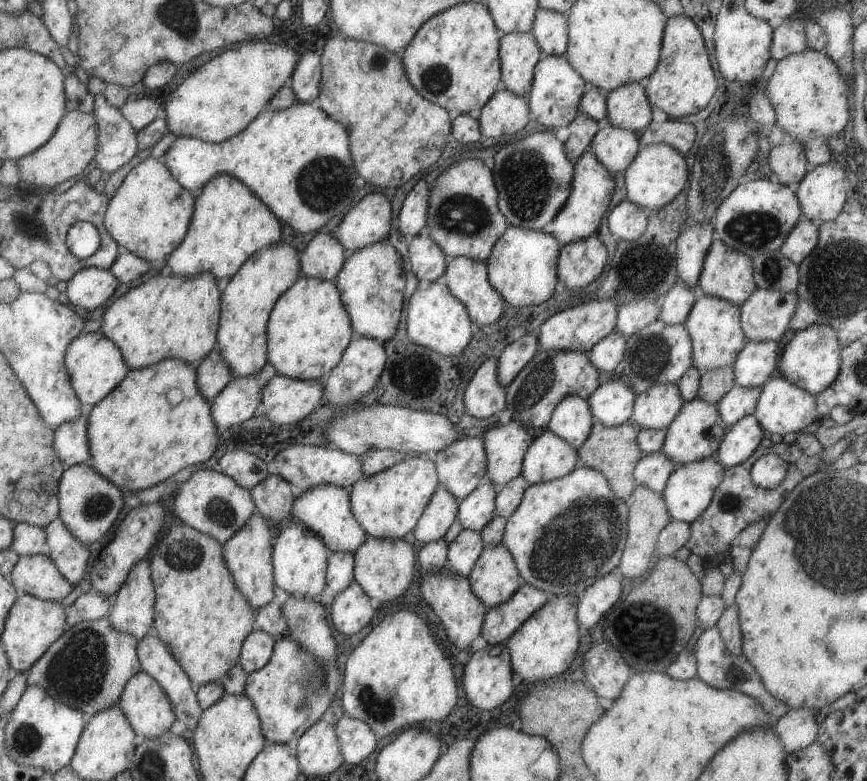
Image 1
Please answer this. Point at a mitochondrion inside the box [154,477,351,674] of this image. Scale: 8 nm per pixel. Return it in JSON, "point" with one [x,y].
{"point":[183,556]}

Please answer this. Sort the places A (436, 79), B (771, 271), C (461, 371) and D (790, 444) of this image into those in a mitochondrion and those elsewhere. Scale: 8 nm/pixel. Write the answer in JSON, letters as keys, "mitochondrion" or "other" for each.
{"A":"mitochondrion","B":"mitochondrion","C":"other","D":"other"}

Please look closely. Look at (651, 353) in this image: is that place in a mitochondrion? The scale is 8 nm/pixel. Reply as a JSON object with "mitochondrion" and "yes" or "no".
{"mitochondrion":"yes"}

